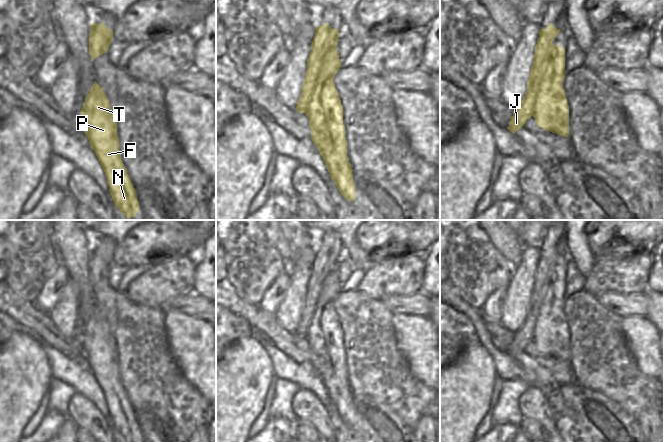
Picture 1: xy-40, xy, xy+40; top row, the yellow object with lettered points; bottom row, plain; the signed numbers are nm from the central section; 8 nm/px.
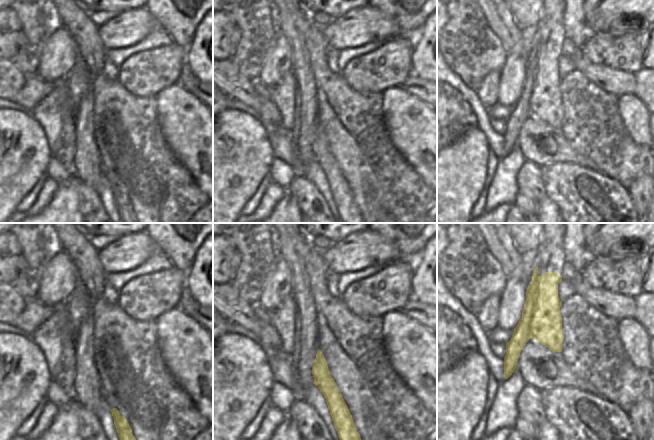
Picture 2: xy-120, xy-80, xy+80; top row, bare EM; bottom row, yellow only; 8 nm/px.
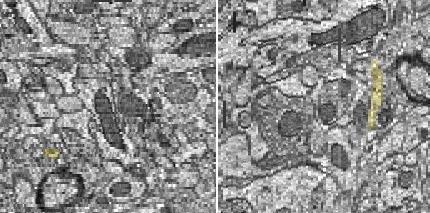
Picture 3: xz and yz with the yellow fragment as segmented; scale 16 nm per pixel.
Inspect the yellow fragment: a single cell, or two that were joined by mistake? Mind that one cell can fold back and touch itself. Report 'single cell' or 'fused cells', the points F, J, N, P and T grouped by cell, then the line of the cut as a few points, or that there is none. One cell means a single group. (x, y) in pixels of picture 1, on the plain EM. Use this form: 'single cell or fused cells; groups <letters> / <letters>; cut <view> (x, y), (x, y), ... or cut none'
fused cells; groups F N P T / J; cut xy (335, 258), (327, 258), (324, 261), (323, 289), (305, 337)

